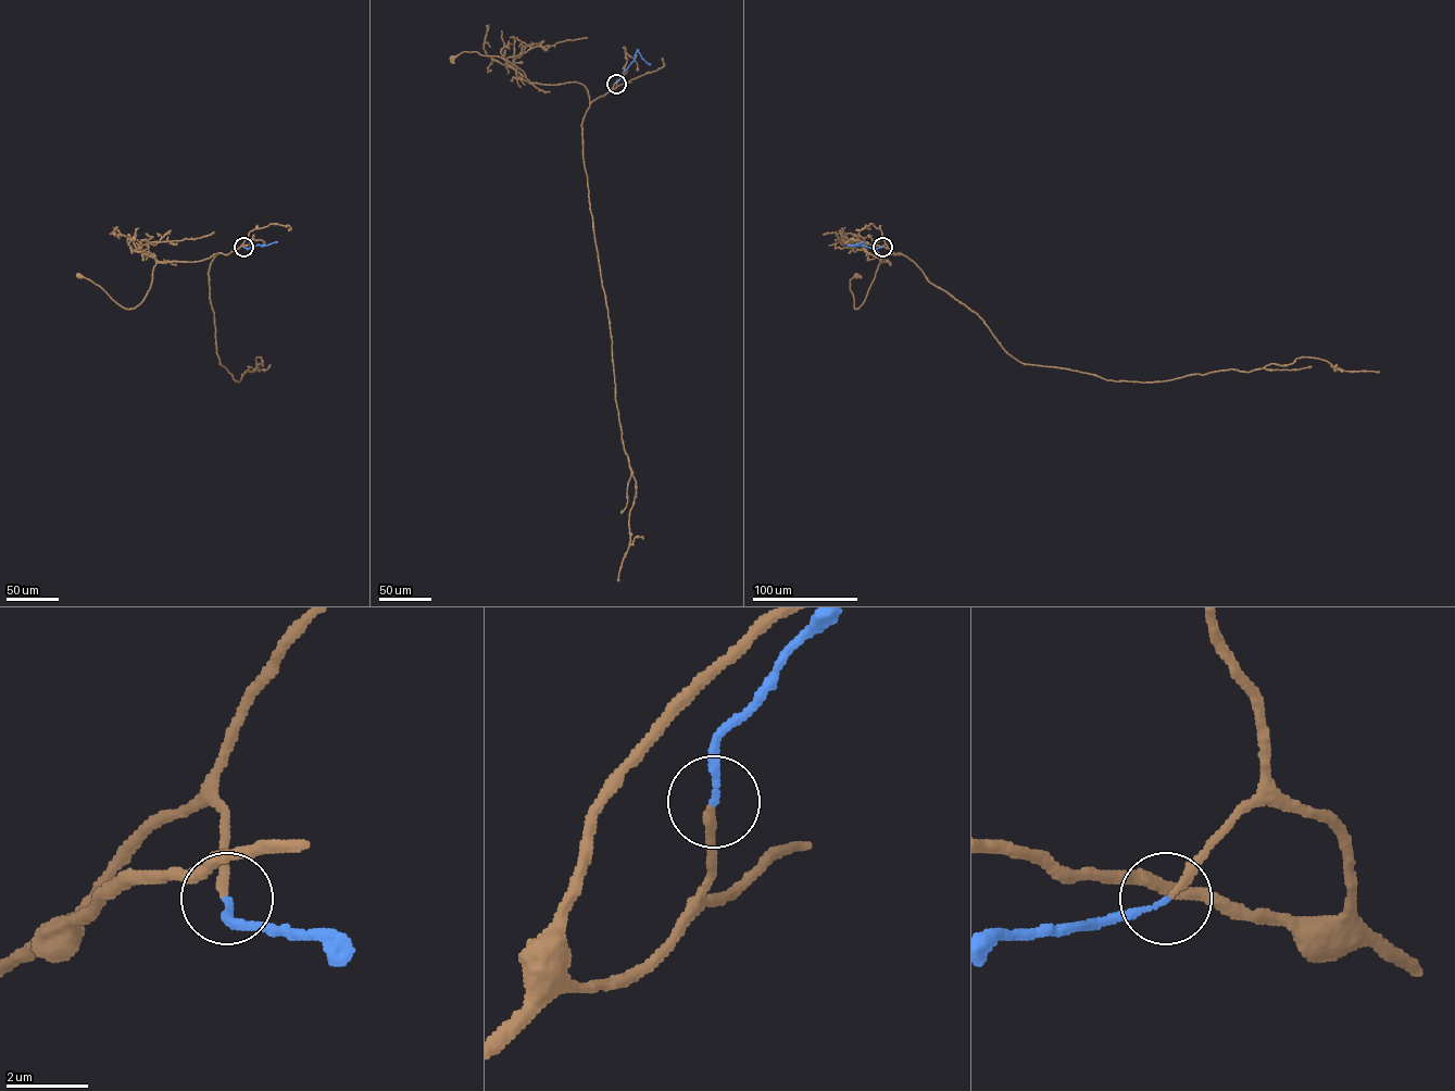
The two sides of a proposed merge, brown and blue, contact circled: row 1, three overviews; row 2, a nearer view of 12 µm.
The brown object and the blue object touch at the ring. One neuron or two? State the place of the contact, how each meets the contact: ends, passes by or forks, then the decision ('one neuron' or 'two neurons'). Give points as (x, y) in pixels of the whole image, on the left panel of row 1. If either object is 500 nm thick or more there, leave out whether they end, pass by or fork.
(243, 247) | brown ends | blue ends | one neuron

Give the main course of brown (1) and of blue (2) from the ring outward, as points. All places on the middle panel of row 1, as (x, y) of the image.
1: (616, 84), (590, 102), (587, 89), (578, 83), (530, 83), (508, 61), (475, 51), (452, 57)
2: (616, 84), (637, 51), (651, 64)

